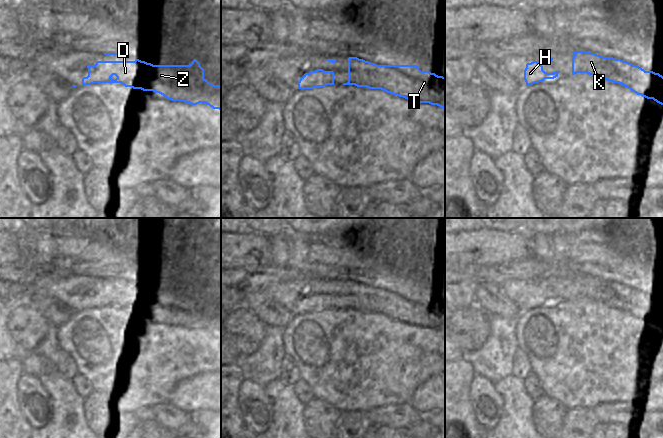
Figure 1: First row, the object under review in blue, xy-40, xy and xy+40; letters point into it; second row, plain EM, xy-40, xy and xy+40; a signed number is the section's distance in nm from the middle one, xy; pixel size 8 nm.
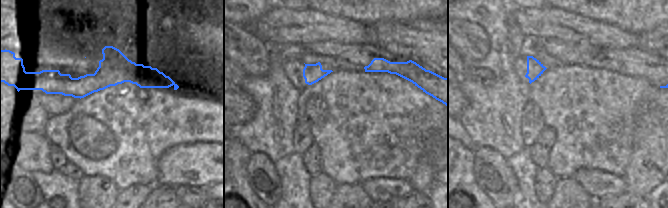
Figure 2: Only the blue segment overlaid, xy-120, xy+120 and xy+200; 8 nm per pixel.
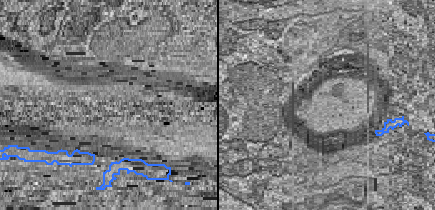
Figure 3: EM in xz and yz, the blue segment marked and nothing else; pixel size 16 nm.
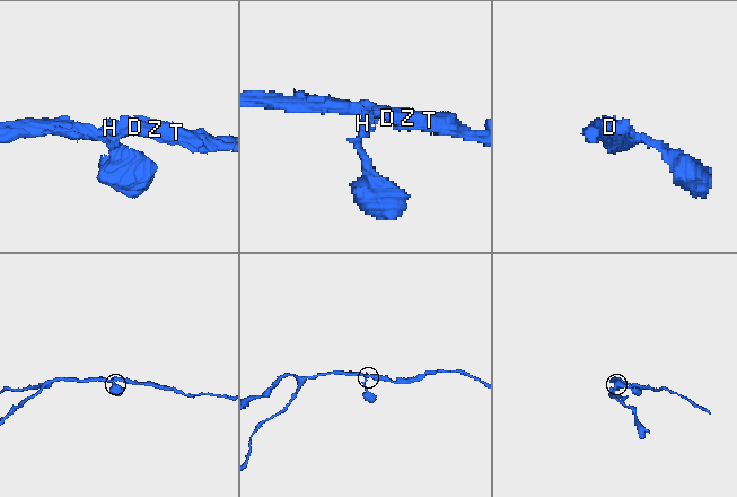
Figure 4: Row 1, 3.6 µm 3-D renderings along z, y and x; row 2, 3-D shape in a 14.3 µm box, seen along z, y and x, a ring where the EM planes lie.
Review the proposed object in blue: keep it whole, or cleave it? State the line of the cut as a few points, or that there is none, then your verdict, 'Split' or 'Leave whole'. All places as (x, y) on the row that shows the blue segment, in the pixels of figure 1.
Split along xy (323, 71), (323, 80), (328, 84). Split

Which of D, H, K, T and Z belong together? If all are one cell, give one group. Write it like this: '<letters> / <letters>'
D K T Z / H

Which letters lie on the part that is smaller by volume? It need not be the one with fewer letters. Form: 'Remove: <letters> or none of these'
Remove: H

